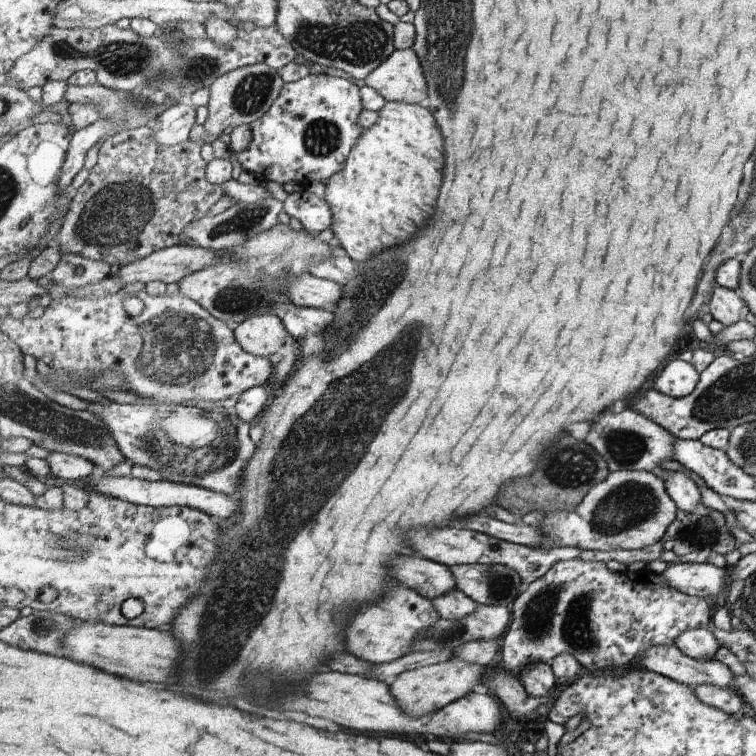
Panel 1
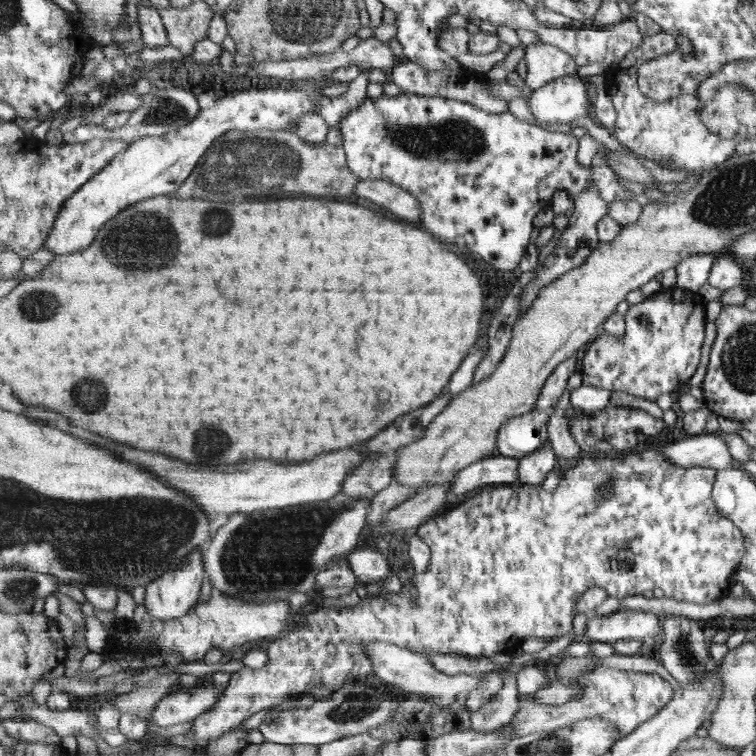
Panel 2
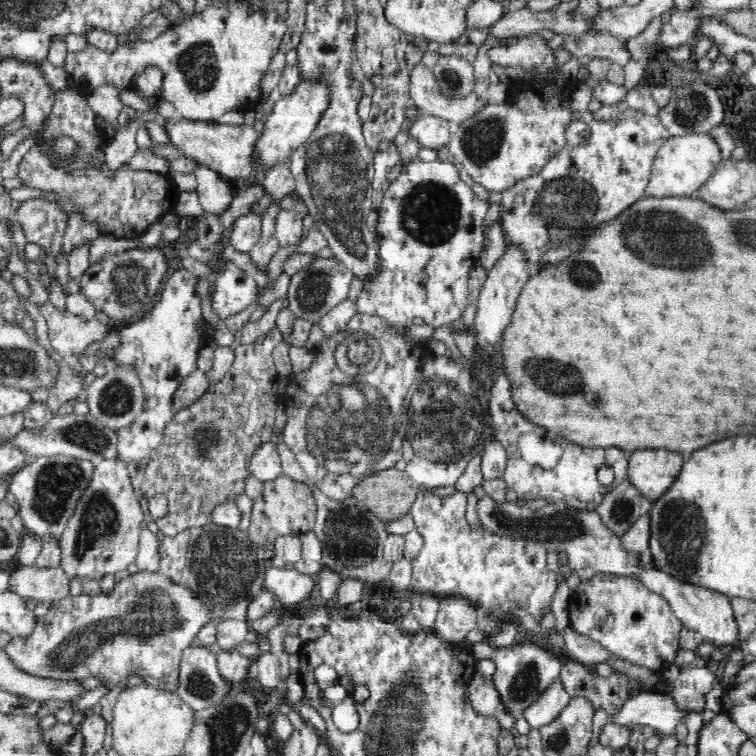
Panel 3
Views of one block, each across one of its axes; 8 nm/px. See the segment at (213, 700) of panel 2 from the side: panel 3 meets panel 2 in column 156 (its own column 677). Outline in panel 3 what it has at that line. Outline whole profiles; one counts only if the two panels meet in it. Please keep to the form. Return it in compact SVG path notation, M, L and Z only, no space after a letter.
M642 692L627 698L620 709L610 714L610 722L629 728L646 724L660 736L674 735L684 716L672 696Z

